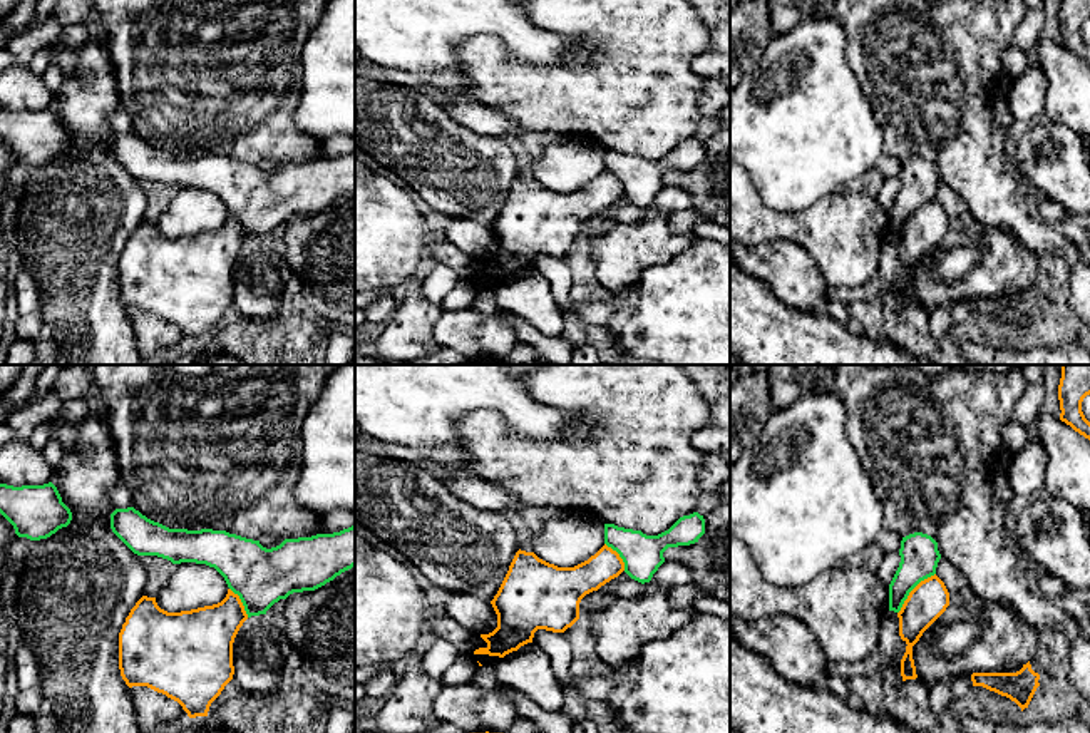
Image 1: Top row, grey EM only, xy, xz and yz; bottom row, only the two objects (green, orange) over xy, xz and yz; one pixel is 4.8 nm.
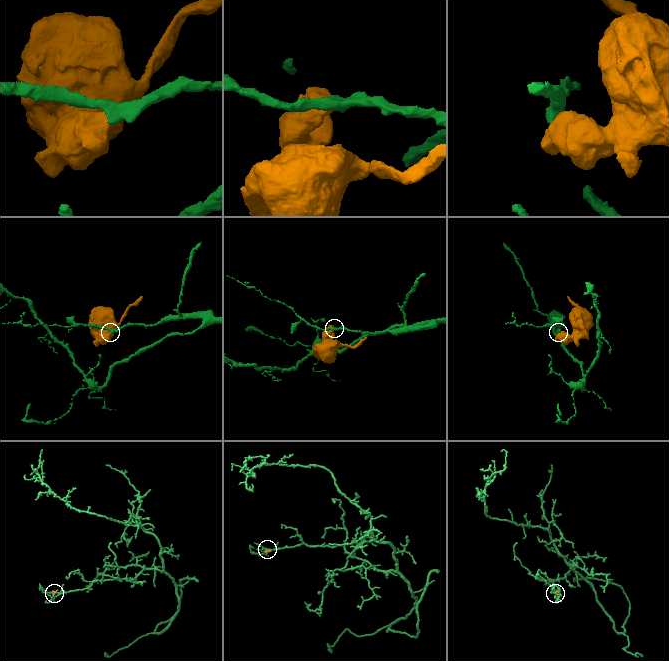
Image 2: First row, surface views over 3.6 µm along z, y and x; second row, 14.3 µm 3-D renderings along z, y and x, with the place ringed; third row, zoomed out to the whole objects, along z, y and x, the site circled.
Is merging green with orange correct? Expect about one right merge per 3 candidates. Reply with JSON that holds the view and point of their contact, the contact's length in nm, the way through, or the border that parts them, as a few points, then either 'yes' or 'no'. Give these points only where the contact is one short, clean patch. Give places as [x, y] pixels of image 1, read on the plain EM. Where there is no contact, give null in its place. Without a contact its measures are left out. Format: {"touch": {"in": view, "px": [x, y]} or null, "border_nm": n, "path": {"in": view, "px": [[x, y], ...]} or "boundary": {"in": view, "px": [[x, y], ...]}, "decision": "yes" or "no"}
{"touch": {"in": "yz", "px": [911, 215]}, "border_nm": 260, "boundary": {"in": "yz", "px": [[935, 198], [910, 218], [898, 238]]}, "decision": "no"}

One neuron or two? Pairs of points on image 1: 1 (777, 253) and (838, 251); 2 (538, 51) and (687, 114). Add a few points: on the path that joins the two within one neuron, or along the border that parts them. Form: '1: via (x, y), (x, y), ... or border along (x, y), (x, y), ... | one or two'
1: border along (767, 241), (797, 243), (827, 285) | two
2: border along (596, 51), (586, 61), (524, 62) | two

